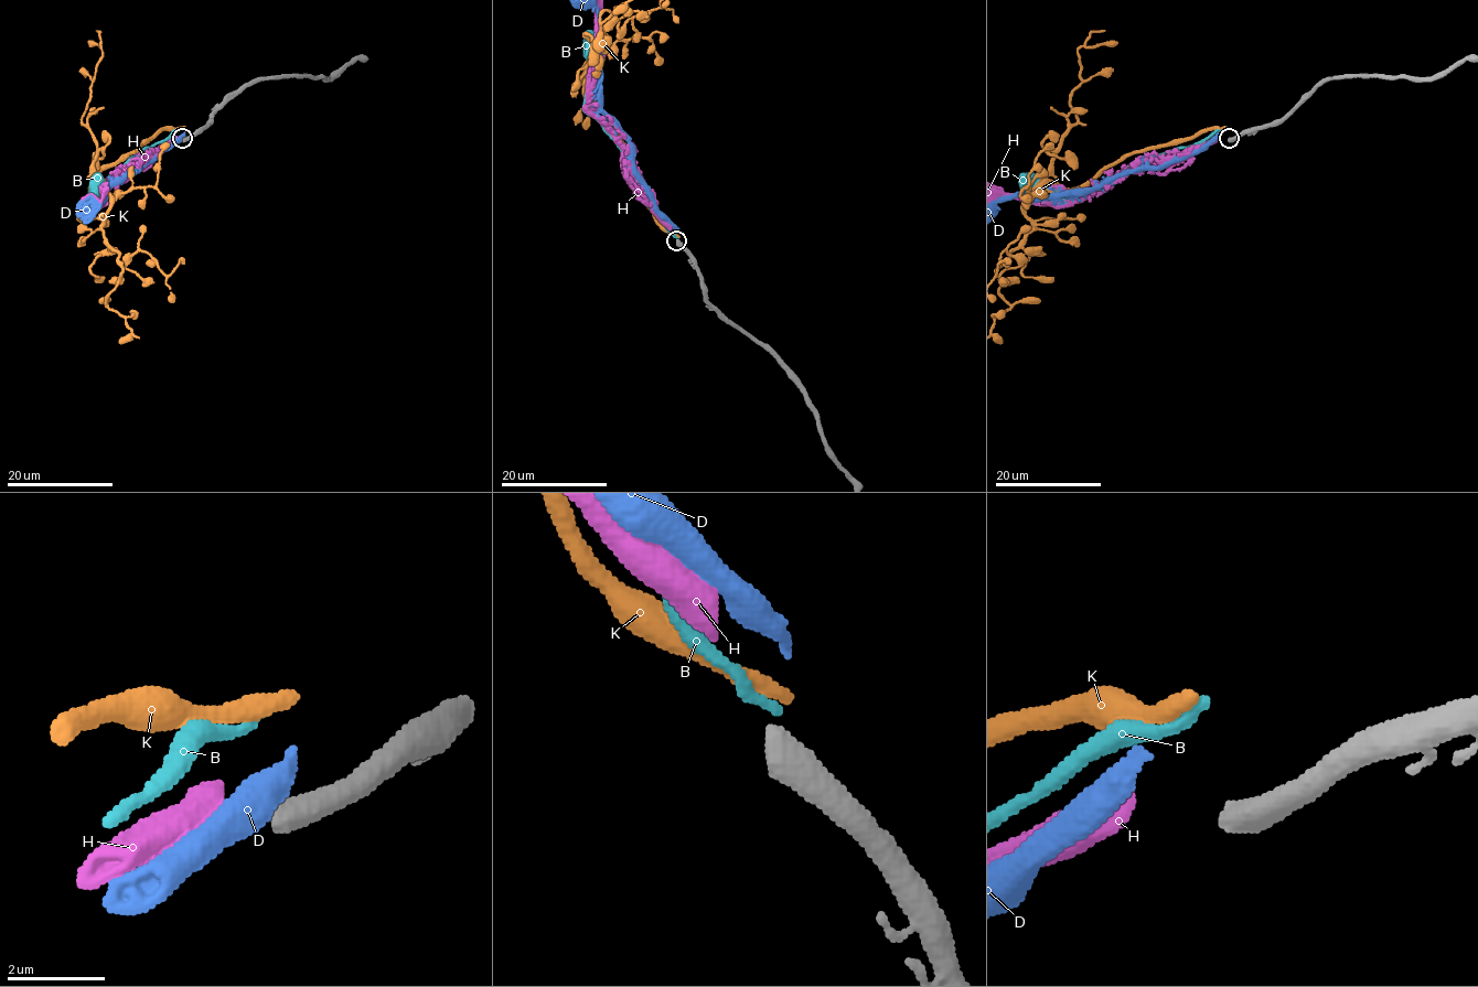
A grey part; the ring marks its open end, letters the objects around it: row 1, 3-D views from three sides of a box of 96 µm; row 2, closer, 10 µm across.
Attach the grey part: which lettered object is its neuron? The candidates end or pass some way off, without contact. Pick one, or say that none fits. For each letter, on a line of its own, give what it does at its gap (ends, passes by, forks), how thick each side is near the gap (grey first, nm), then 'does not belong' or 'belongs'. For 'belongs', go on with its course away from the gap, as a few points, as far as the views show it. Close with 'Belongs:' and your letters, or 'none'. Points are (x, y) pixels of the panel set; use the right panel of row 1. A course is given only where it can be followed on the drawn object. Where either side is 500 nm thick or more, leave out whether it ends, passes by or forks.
B: calibres 550 and 320 nm; does not belong
D: calibres 550 and 320 nm; belongs; course (1220, 133), (1197, 151), (1106, 178), (1096, 189), (1003, 196)
H: calibres 550 and 550 nm; does not belong
K: calibres 550 and 480 nm; does not belong
Belongs: D

